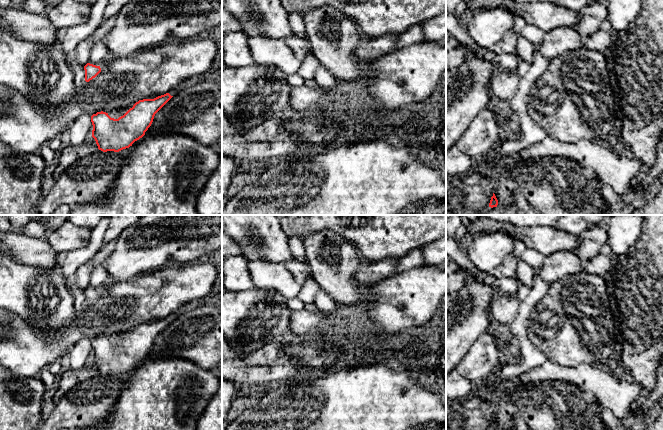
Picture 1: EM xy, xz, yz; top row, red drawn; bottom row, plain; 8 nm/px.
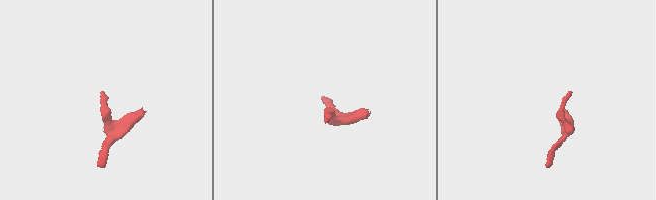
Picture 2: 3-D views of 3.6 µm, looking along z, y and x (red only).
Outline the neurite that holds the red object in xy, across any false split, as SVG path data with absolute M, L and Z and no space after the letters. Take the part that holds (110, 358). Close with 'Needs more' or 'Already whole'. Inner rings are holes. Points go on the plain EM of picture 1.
M200 300L182 306L177 312L154 323L143 323L136 326L123 340L111 342L106 336L97 336L91 340L93 349L92 361L98 373L107 376L119 376L129 372L142 362L151 350L155 338L185 310L196 308Z. Needs more

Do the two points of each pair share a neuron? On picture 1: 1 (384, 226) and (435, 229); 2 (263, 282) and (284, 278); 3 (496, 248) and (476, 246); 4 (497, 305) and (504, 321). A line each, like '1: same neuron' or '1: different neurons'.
1: same neuron
2: same neuron
3: same neuron
4: same neuron

